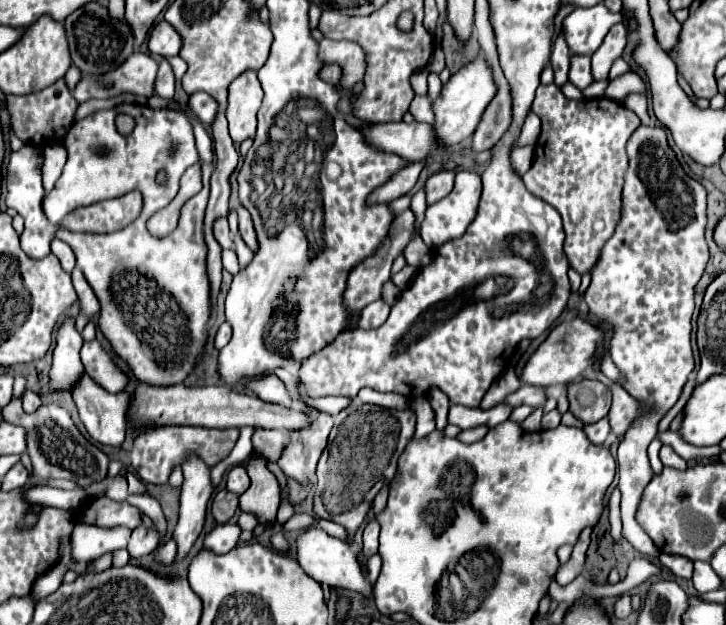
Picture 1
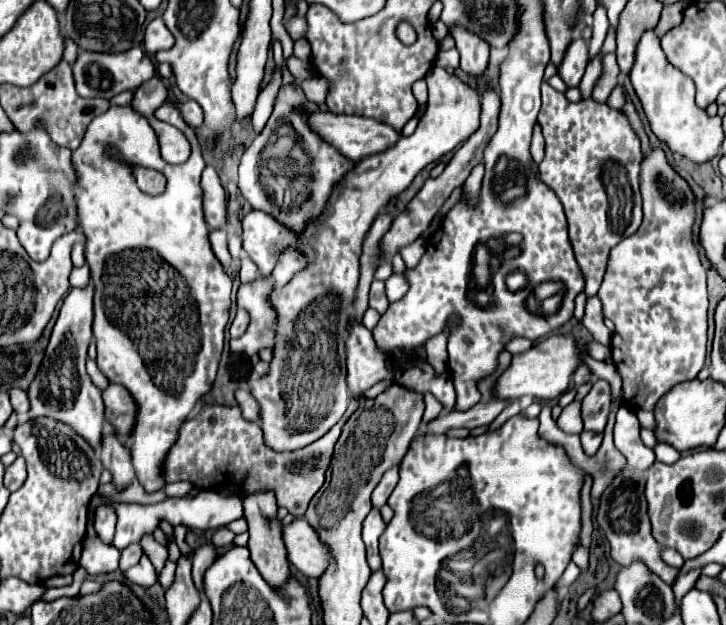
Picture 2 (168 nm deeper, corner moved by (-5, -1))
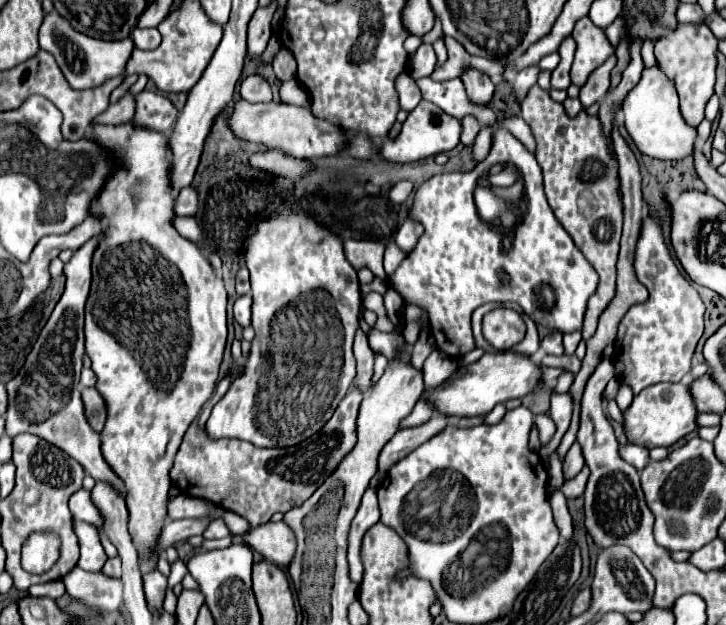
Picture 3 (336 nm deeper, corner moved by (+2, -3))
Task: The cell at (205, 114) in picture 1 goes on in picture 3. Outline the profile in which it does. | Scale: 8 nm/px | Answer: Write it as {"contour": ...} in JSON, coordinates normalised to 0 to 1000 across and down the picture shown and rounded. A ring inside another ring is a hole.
{"contour":[[[191,147],[186,154],[186,186],[183,198],[191,205],[233,211],[244,192],[244,173],[225,154],[211,147]]]}

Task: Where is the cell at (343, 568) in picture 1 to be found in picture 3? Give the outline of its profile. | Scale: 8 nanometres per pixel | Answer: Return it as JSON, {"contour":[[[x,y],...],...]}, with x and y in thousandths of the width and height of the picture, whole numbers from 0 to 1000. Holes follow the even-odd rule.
{"contour":[[[365,835],[360,842],[343,845],[337,854],[329,854],[332,867],[354,880],[365,896],[395,909],[401,890],[406,886],[406,858],[398,851],[390,835]]]}

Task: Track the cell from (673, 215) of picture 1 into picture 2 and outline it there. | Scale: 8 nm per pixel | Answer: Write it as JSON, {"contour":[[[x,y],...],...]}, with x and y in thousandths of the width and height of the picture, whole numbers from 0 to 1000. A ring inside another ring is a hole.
{"contour":[[[898,237],[882,262],[882,310],[887,323],[887,352],[882,365],[840,400],[840,416],[824,477],[832,509],[846,515],[843,576],[860,608],[860,643],[873,656],[901,659],[906,640],[931,614],[956,608],[972,573],[972,426],[964,394],[956,384],[959,317],[948,291],[920,262],[912,237]]]}

